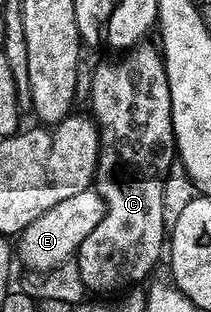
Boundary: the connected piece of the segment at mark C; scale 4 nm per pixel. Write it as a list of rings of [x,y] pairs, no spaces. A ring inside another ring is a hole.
[[[151,42],[136,44],[124,51],[120,60],[107,60],[95,68],[91,76],[91,109],[99,130],[99,161],[95,167],[93,188],[104,199],[104,218],[81,242],[74,261],[80,268],[81,281],[88,293],[119,294],[130,284],[143,280],[165,256],[165,224],[163,228],[163,183],[177,160],[175,131],[171,117],[169,78],[163,65],[163,53]]]

